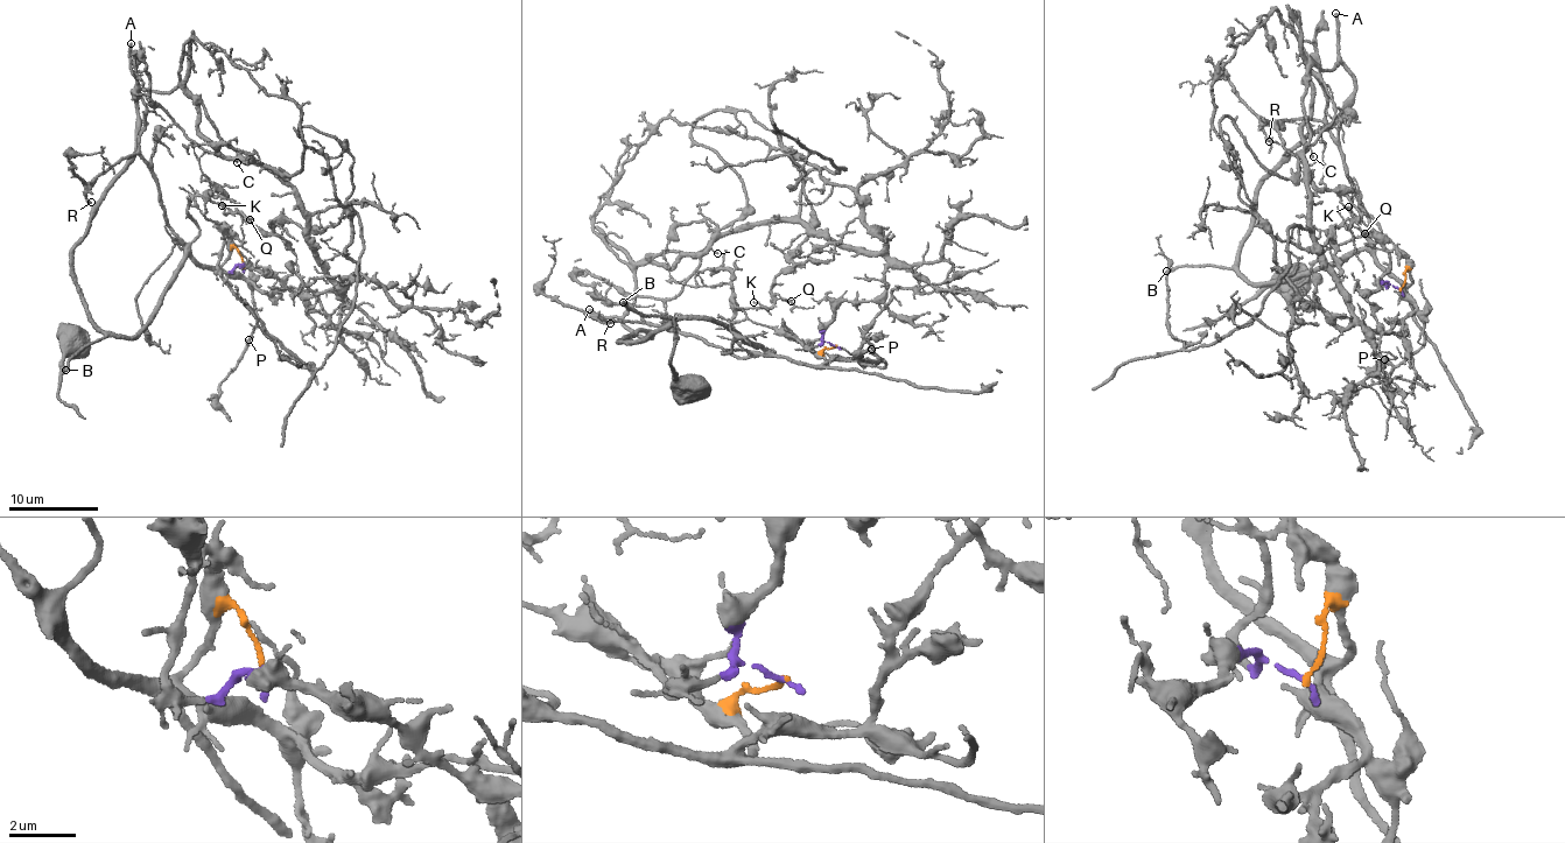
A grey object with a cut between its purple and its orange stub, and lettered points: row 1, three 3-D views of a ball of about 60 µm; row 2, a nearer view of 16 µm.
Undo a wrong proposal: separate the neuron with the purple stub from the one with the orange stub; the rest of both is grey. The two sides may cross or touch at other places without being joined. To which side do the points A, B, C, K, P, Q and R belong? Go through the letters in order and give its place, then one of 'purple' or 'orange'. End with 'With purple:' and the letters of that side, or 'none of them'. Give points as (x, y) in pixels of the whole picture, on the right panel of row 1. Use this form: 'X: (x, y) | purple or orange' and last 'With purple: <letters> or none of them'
A: (1335, 13) | orange
B: (1166, 271) | orange
C: (1313, 156) | orange
K: (1348, 206) | orange
P: (1384, 359) | orange
Q: (1365, 233) | orange
R: (1269, 141) | orange
With purple: none of them

